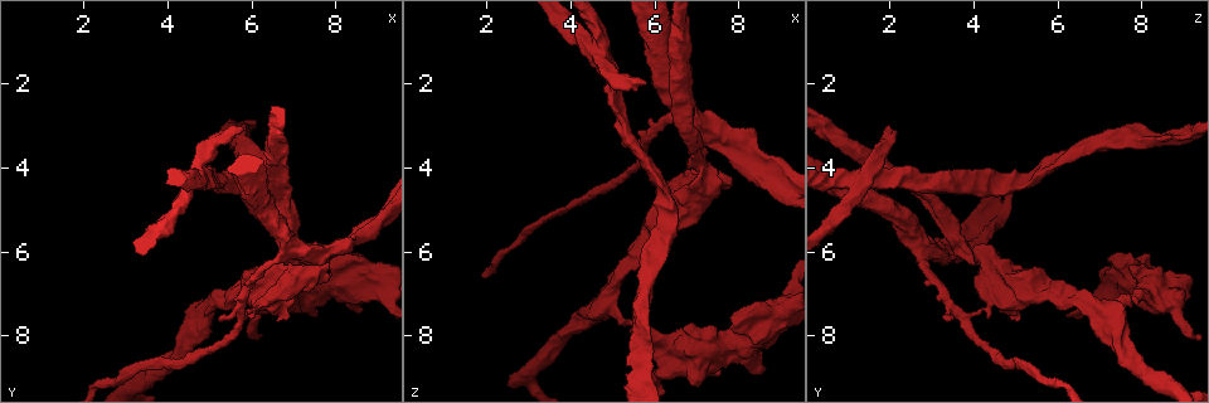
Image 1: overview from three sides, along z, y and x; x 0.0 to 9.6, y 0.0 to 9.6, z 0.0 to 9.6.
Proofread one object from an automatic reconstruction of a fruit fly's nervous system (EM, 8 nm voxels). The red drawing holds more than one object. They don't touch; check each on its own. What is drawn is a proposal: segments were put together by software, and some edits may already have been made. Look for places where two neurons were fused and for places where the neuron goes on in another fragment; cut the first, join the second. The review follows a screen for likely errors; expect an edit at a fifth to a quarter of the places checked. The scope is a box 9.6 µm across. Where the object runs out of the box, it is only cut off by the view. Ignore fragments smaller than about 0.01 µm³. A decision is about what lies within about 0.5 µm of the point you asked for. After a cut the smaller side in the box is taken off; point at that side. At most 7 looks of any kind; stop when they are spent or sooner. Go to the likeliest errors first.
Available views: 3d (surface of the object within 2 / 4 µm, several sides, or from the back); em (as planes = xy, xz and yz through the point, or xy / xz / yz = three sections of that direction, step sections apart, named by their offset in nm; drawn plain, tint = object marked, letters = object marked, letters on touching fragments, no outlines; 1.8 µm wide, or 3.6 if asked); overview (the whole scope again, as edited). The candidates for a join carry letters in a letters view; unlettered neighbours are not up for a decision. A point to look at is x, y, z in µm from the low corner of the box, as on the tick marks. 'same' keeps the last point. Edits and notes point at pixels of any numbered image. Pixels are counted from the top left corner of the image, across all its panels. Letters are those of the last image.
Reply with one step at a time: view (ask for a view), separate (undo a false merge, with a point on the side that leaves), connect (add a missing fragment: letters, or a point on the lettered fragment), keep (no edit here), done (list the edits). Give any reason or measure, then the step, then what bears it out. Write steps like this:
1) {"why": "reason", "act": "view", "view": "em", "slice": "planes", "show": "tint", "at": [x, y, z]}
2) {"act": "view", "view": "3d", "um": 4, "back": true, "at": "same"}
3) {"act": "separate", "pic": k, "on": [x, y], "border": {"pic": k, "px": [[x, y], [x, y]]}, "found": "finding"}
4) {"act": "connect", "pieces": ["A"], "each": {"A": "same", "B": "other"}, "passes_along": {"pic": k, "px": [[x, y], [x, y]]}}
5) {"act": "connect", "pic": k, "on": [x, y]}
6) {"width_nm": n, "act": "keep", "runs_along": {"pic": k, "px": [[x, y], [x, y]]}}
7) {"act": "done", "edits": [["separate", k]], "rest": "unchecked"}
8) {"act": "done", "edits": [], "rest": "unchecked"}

{"why": "four-way junction", "act": "view", "view": "em", "slice": "planes", "show": "tint", "at": [4.70, 4.25, 1.35]}

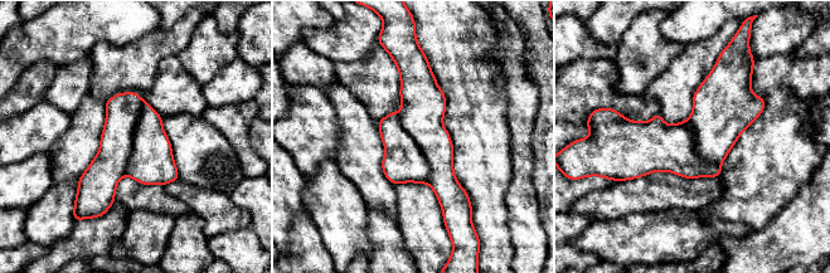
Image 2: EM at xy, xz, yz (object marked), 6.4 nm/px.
{"why": "see the neighbours", "act": "view", "view": "em", "slice": "planes", "show": "letters", "at": "same"}

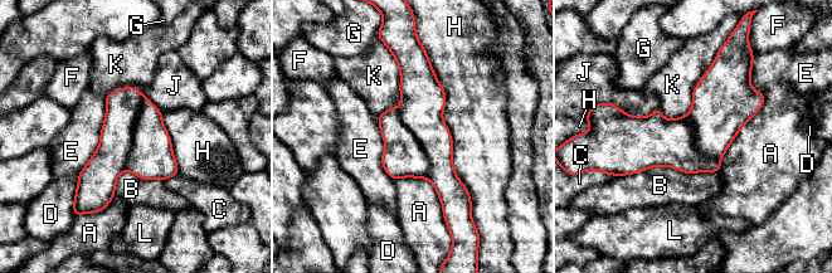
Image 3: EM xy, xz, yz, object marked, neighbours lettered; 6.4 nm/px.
{"act": "separate", "pic": 3, "on": [122, 106], "each": {"A": "other", "B": "other", "C": "other", "D": "other", "E": "other", "F": "other", "G": "other", "H": "other", "J": "other", "K": "other", "L": "other"}, "part_leaving": {"pic": 3, "px": [[132, 89], [92, 200]]}, "found": "a second neuron is stuck on"}

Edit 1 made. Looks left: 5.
{"act": "view", "view": "overview"}

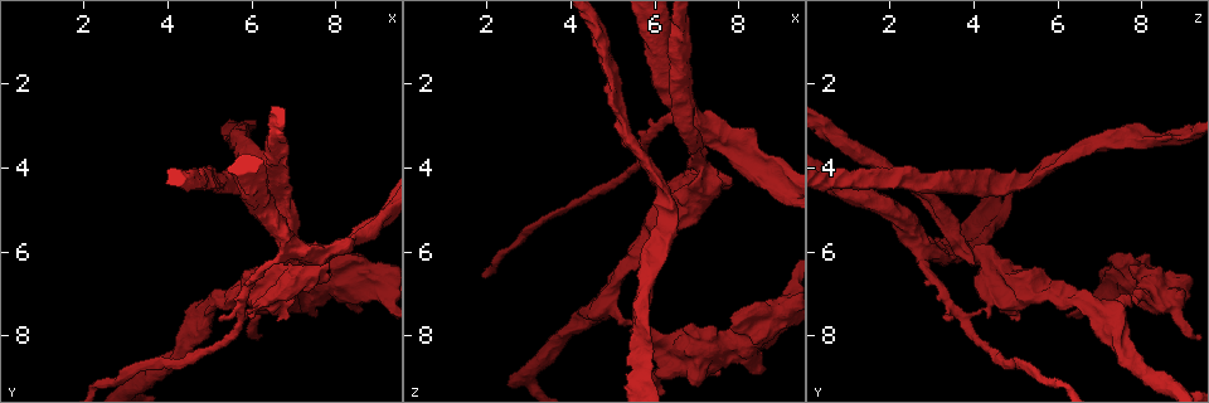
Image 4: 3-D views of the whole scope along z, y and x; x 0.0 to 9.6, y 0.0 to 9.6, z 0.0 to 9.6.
{"why": "arms part here", "act": "view", "view": "em", "um": 3.6, "slice": "xy", "step": 16, "show": "letters", "at": [6.30, 6.70, 5.25]}

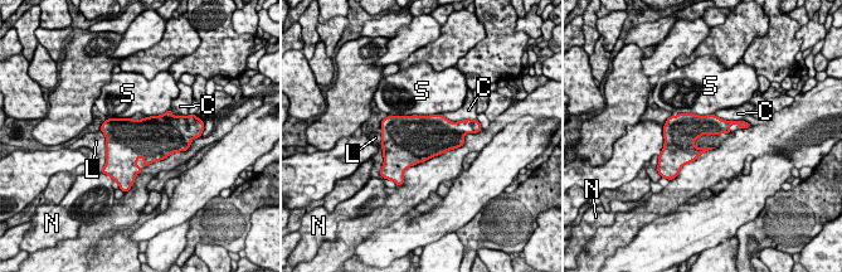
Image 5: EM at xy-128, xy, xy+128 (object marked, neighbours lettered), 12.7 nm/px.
{"act": "keep", "each": {"C": "other", "L": "other", "N": "other", "S": "other"}, "border": {"pic": 5, "px": [[442, 113], [388, 116]]}, "found": "all the same neuron"}

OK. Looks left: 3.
{"why": "a fork", "act": "view", "view": "em", "slice": "planes", "show": "letters", "at": [4.90, 7.45, 7.30]}

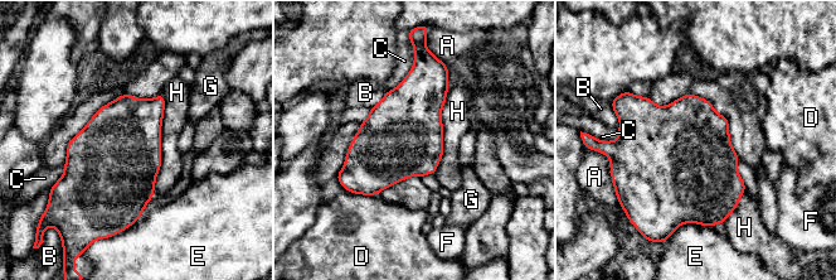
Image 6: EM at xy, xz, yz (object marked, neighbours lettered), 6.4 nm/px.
{"longest_contact_nm": ["H", 650], "act": "keep", "each": {"A": "other", "B": "other", "C": "other", "D": "other", "E": "other", "F": "other", "G": "other", "H": "other"}, "found": "continuous, no second neuron"}

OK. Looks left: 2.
{"act": "done", "edits": [["separate", 3]], "rest": "unchecked"}

